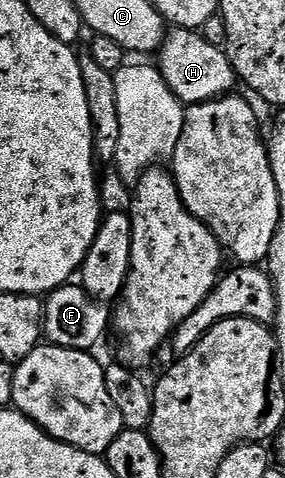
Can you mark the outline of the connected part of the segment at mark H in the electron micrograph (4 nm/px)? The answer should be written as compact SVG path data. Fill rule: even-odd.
M172 28L164 37L158 59L162 78L185 106L227 96L235 89L232 87L237 87L236 72L228 61L227 51L223 47L212 45L203 34L191 28Z

